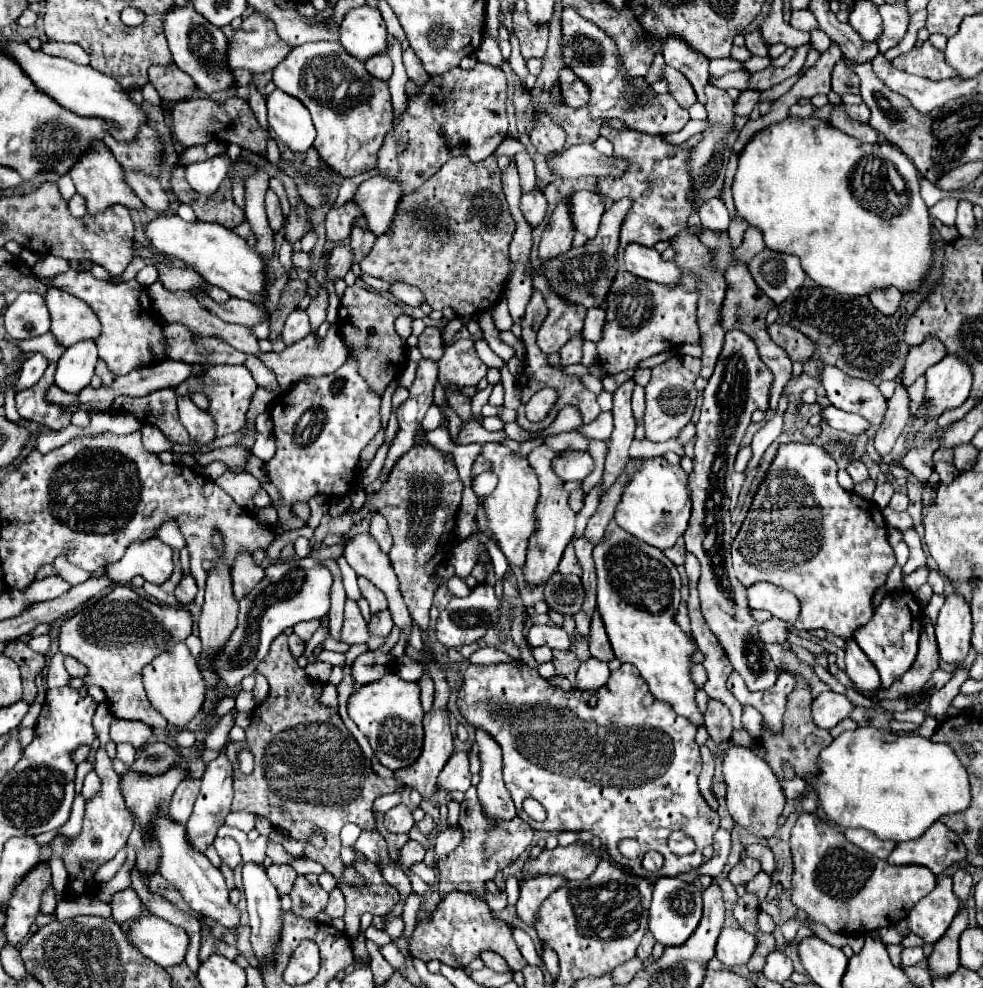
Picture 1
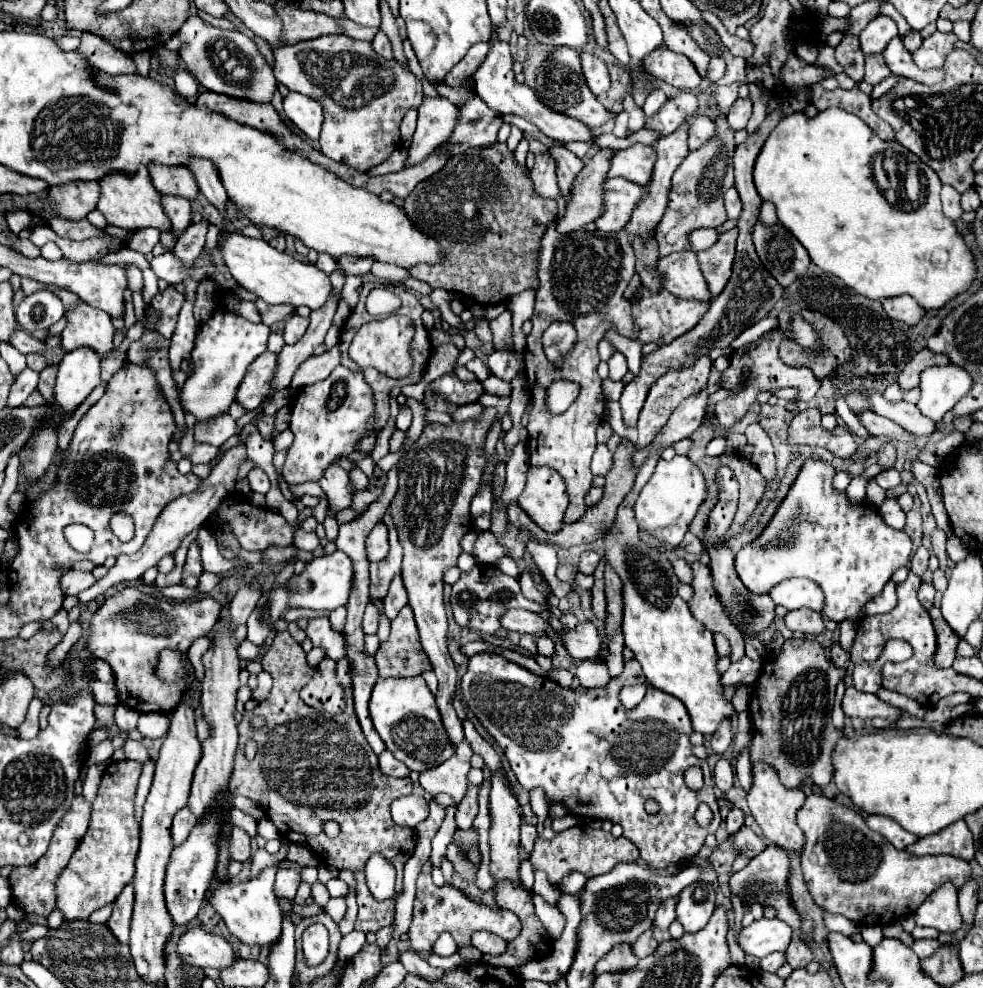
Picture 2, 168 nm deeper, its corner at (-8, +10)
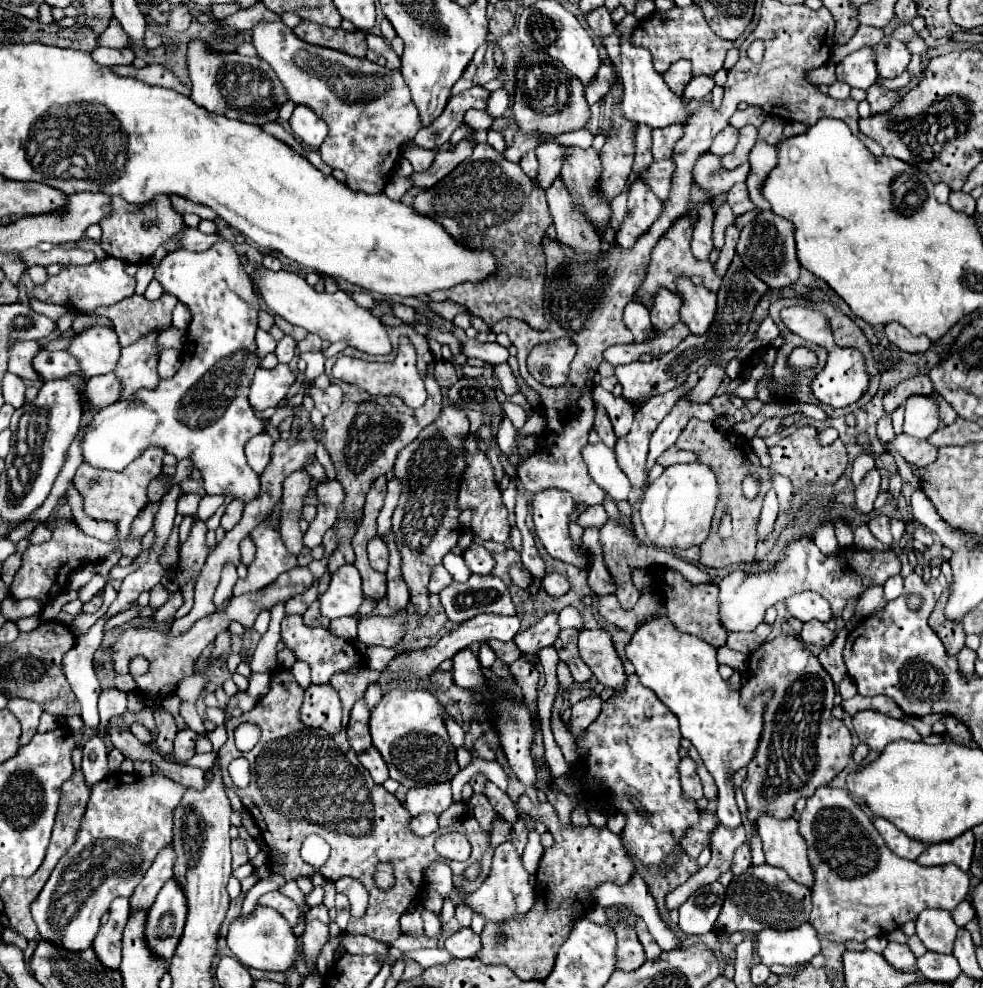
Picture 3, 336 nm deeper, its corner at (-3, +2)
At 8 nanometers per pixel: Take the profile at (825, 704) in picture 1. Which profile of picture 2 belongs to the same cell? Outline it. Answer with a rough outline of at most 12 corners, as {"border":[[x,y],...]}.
{"border":[[846,688],[842,710],[848,718],[900,720],[902,710],[876,694]]}

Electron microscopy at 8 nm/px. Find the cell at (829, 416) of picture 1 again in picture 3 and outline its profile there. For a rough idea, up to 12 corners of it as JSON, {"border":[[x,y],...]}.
{"border":[[897,434],[889,450],[907,462],[927,466],[937,460],[937,448],[925,440]]}

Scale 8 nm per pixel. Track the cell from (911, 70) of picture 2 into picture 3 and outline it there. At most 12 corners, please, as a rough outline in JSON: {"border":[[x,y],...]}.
{"border":[[885,36],[877,46],[881,78],[899,76],[909,62],[903,42]]}

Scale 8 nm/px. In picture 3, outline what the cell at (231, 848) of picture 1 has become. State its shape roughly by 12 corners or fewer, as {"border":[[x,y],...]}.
{"border":[[243,838],[231,840],[233,868],[249,862]]}

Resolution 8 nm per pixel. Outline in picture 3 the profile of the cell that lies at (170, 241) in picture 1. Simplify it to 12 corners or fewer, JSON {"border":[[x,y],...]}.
{"border":[[255,266],[267,308],[329,342],[373,356],[387,332],[347,292]]}

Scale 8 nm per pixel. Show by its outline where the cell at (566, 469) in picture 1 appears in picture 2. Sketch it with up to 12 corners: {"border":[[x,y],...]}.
{"border":[[598,444],[592,474],[606,476],[612,468],[612,452]]}

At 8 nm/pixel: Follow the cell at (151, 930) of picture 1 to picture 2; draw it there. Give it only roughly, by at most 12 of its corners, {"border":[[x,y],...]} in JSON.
{"border":[[200,928],[178,942],[186,966],[224,970],[238,958],[222,938]]}

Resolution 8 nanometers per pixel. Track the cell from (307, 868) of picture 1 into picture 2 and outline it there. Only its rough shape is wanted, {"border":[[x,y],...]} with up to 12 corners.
{"border":[[258,848],[252,856],[252,876],[258,876],[260,868],[274,862],[282,862],[286,850],[278,854],[268,854]]}

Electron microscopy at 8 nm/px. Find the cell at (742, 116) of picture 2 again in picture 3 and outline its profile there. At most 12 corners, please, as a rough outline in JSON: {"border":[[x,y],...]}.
{"border":[[733,126],[715,136],[711,152],[729,154],[735,148],[739,130]]}

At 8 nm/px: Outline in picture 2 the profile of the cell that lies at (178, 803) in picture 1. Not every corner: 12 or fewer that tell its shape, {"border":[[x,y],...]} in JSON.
{"border":[[178,810],[172,822],[172,842],[186,842],[196,826],[190,810]]}

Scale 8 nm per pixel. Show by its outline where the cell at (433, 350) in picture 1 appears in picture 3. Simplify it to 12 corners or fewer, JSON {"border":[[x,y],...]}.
{"border":[[447,360],[435,364],[435,380],[441,388],[457,382],[455,366]]}

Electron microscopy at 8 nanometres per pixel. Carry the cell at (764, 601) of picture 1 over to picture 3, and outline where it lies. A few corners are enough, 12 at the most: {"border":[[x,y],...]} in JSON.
{"border":[[817,592],[789,596],[785,606],[801,622],[833,618],[829,602]]}

